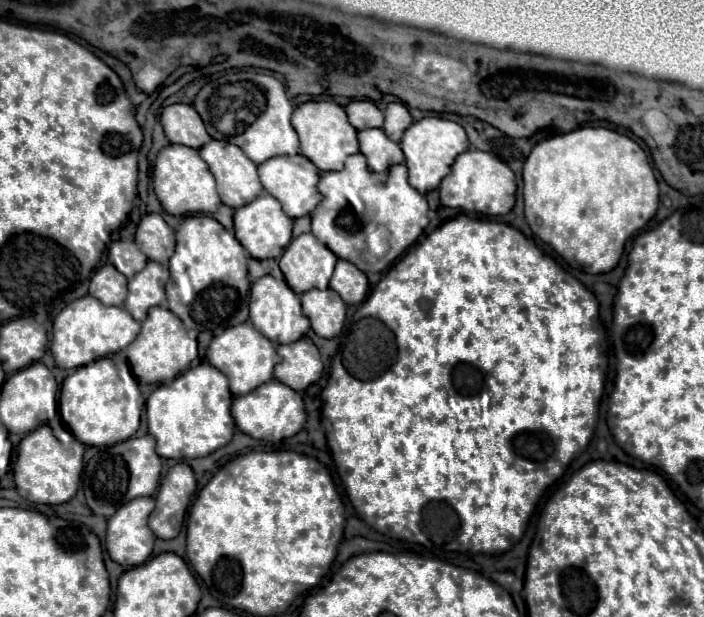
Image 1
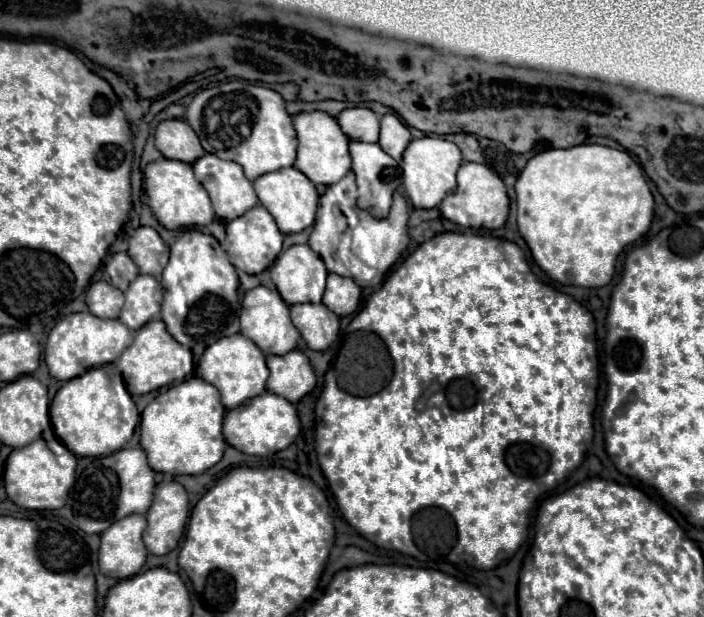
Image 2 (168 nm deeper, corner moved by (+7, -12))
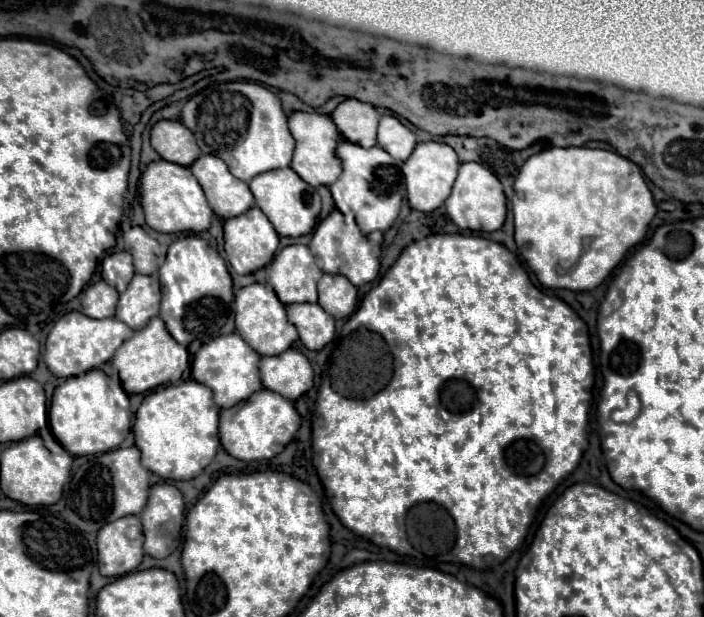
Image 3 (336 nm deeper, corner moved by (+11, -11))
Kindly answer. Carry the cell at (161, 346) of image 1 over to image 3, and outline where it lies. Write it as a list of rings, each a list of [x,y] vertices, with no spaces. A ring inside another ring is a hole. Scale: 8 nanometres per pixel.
[[[153,317],[147,327],[133,333],[113,355],[113,367],[123,375],[123,389],[131,393],[145,393],[163,383],[175,383],[181,379],[183,371],[189,367],[189,351],[187,347],[179,345],[165,329],[165,323],[159,317]]]

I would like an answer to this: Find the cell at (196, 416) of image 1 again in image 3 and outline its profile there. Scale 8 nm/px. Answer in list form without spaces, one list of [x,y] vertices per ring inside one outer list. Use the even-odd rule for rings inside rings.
[[[193,379],[151,391],[137,409],[133,425],[141,463],[163,479],[195,479],[213,461],[219,449],[217,421],[219,407],[213,401],[213,391]]]

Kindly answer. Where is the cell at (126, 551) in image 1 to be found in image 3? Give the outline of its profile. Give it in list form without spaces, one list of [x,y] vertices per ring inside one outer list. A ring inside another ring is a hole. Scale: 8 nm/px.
[[[137,515],[121,517],[101,527],[97,535],[99,571],[105,577],[119,577],[133,569],[143,559],[143,529]]]

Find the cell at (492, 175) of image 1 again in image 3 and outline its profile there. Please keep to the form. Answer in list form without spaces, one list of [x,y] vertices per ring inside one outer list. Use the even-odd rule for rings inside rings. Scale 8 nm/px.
[[[461,163],[459,165],[459,175],[453,183],[451,195],[445,201],[445,207],[447,207],[447,215],[453,219],[453,223],[459,229],[485,231],[485,233],[501,229],[505,223],[505,213],[507,213],[501,181],[495,177],[495,173],[491,173],[481,163]]]

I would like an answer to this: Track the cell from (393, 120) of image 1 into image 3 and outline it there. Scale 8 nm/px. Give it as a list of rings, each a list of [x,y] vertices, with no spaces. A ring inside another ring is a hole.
[[[383,115],[379,121],[379,133],[377,133],[377,145],[383,147],[389,155],[393,155],[399,161],[409,159],[413,153],[413,147],[417,145],[415,133],[405,127],[397,117]]]

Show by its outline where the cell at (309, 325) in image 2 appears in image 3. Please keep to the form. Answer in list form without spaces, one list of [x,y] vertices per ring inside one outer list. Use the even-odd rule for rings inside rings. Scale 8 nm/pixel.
[[[317,303],[287,305],[287,317],[297,327],[301,343],[311,351],[323,349],[335,335],[335,319]]]

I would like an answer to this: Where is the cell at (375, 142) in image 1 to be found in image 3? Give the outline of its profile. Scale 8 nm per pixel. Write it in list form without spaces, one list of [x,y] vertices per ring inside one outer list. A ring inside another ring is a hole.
[[[341,141],[337,145],[337,157],[341,159],[343,171],[339,179],[329,187],[337,209],[347,205],[353,211],[357,229],[363,235],[371,231],[381,231],[381,233],[389,231],[401,211],[401,201],[405,193],[405,181],[397,161],[377,145],[371,149],[363,149],[361,145],[349,141]]]

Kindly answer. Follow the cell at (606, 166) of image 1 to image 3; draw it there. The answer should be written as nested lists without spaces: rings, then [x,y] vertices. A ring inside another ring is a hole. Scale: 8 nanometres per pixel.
[[[551,147],[531,155],[523,163],[513,189],[515,195],[521,197],[511,199],[515,215],[515,243],[527,267],[537,275],[539,283],[549,289],[591,291],[601,285],[623,255],[644,241],[651,219],[657,213],[641,169],[619,153],[603,149]]]

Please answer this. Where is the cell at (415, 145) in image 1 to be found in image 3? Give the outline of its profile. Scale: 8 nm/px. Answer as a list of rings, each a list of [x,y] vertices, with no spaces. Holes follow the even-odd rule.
[[[435,141],[417,143],[413,155],[403,165],[403,175],[405,175],[405,181],[407,181],[409,205],[413,209],[417,209],[417,211],[423,211],[423,213],[431,213],[437,207],[441,207],[443,201],[451,193],[453,181],[457,177],[457,169],[459,169],[459,159],[457,159],[457,153],[449,145],[435,143]]]

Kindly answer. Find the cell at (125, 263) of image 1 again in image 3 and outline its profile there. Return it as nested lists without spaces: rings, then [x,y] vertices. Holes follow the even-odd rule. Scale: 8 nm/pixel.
[[[127,251],[111,253],[101,263],[101,277],[111,287],[115,287],[119,293],[125,291],[125,287],[133,279],[133,275],[135,275],[135,271],[133,271],[133,259],[131,259],[131,255]]]

